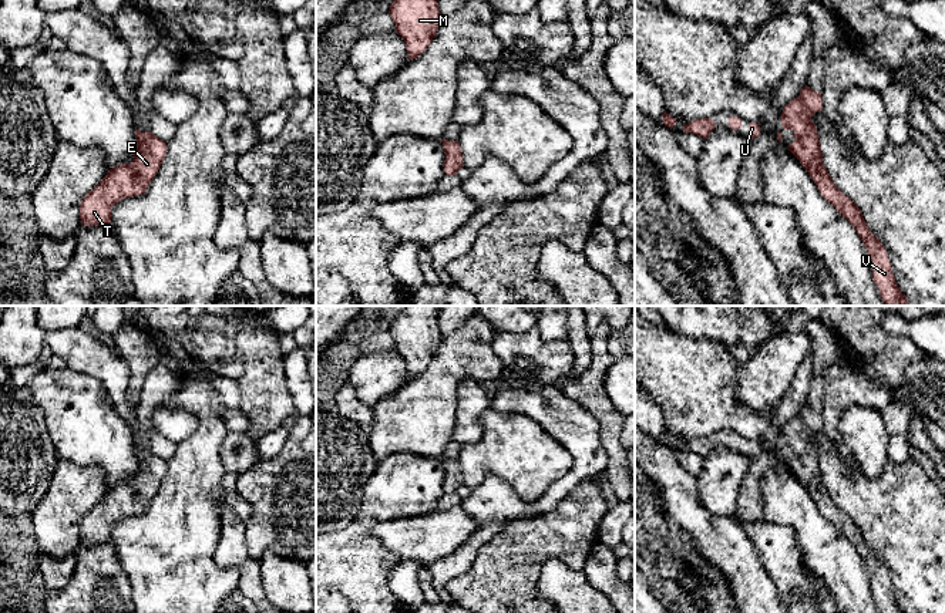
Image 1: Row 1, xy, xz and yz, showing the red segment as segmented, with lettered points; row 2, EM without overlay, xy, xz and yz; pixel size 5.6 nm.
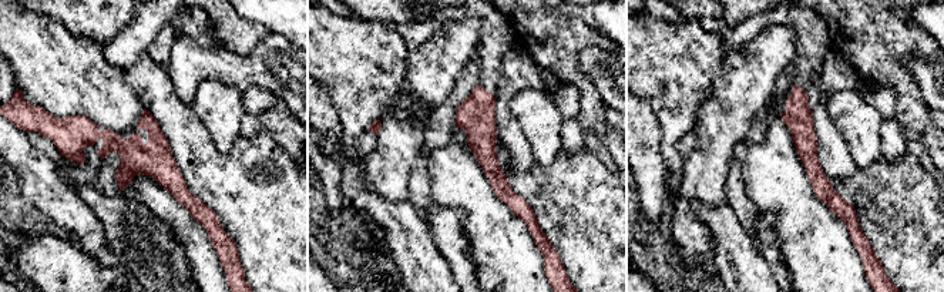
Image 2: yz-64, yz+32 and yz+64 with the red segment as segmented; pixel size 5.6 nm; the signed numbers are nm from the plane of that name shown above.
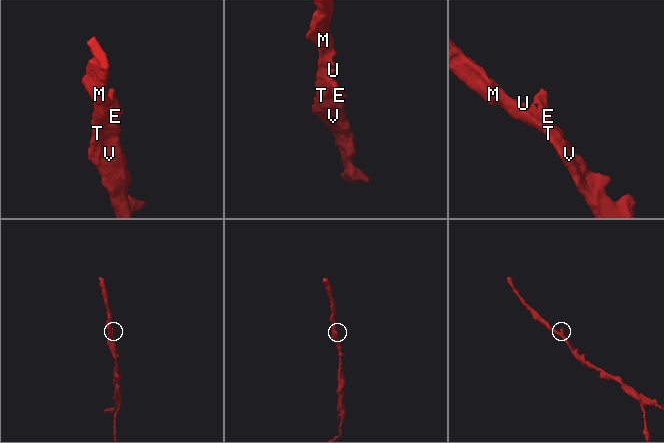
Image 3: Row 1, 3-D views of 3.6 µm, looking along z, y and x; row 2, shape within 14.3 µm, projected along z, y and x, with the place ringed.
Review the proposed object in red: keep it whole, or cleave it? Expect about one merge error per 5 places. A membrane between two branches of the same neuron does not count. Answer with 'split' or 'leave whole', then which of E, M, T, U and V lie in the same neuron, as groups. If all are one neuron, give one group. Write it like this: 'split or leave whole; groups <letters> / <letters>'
leave whole; groups E M T U V

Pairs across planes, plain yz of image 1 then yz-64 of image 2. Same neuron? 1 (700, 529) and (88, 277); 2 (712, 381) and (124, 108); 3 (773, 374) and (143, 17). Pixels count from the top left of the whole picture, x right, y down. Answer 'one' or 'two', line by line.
1: two
2: one
3: one

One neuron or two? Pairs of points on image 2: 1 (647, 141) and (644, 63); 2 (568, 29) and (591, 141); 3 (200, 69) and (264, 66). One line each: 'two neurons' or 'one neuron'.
1: two neurons
2: two neurons
3: one neuron

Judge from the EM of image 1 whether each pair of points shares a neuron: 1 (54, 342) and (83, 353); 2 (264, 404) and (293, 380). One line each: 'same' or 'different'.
1: same
2: different

